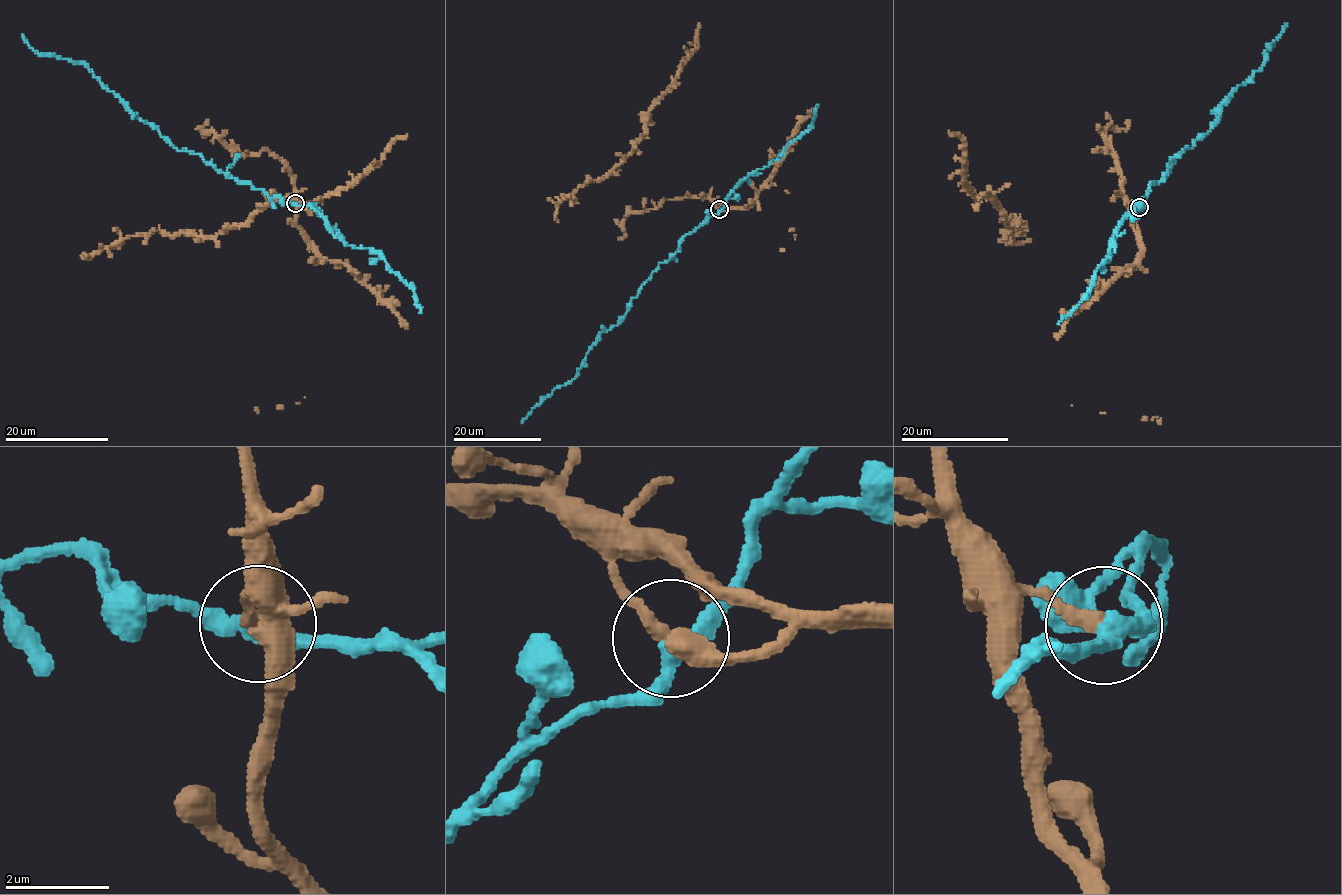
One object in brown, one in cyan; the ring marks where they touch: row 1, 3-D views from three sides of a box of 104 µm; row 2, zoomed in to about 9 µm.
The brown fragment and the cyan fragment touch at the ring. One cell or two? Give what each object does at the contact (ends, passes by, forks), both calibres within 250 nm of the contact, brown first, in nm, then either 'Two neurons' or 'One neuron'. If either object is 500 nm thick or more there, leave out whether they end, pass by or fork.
At the ring brown ends. At the ring cyan passes by. Thickness 280 nm (brown) against 340 nm. Two neurons

